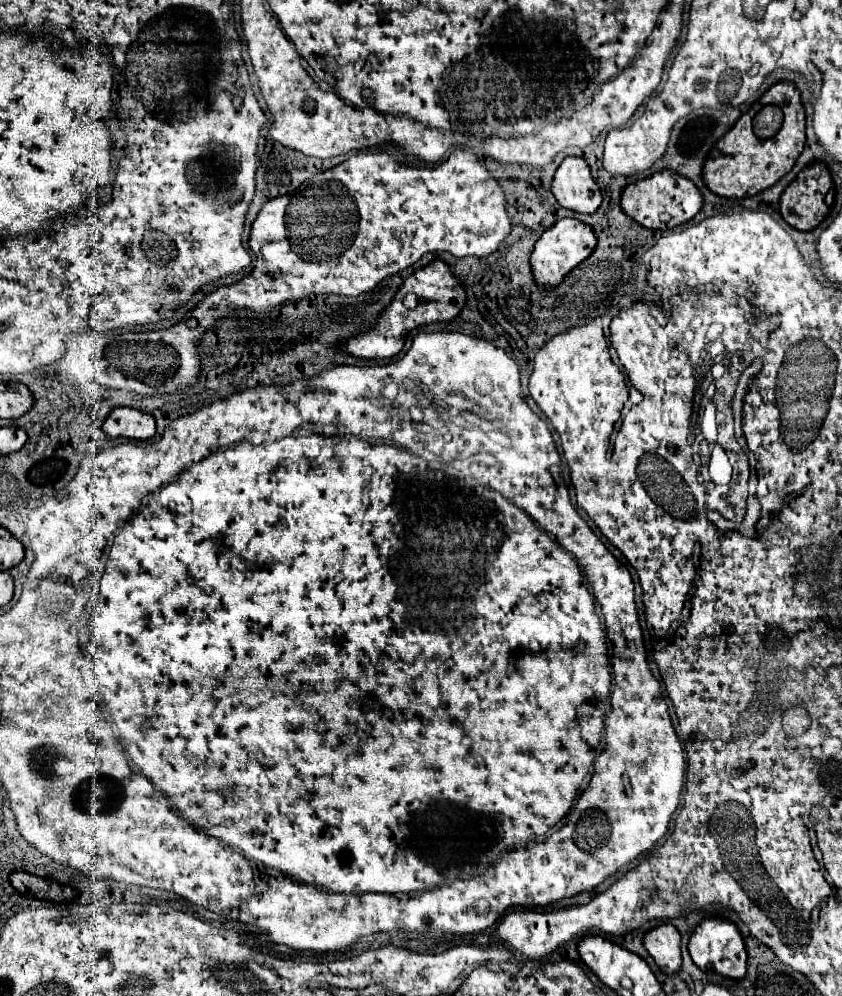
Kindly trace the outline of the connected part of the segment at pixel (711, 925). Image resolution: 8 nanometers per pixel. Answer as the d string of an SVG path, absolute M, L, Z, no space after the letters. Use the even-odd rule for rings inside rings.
M706 917L700 921L688 941L688 951L692 955L692 961L700 969L714 969L720 975L732 977L732 979L742 979L746 975L746 947L744 939L740 935L740 929L728 921L728 919L718 919L718 917Z

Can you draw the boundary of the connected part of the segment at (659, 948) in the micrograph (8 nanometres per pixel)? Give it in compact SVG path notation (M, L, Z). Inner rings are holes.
M658 925L644 935L644 947L654 957L656 965L666 973L672 975L680 969L680 933L674 925Z

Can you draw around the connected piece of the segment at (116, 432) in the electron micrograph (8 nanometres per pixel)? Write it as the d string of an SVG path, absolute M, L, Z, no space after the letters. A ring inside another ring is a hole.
M116 407L104 421L104 433L108 437L126 437L126 439L150 439L156 433L154 417L130 407Z

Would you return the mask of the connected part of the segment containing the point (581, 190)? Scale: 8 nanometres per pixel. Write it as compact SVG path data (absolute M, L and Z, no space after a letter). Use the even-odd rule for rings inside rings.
M566 157L558 167L554 181L552 181L552 195L560 203L560 207L576 211L576 213L594 213L602 203L602 193L598 183L590 175L590 167L582 157Z

